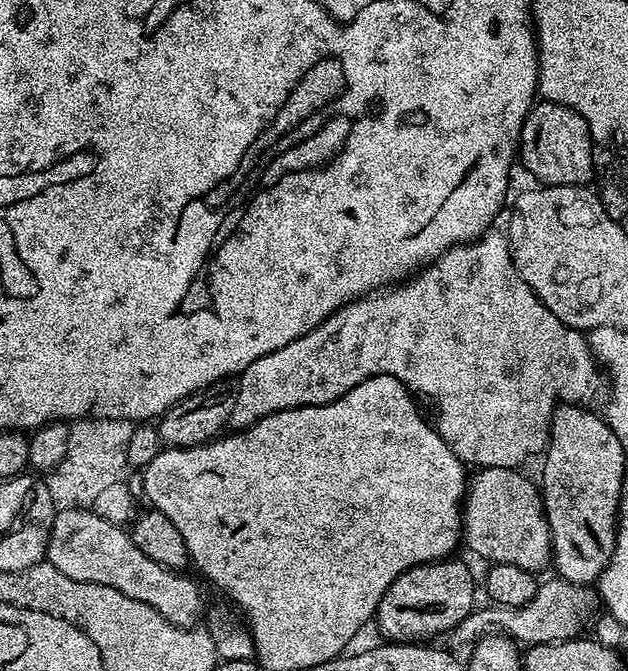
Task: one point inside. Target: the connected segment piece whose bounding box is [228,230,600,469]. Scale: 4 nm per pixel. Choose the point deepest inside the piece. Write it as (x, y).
(466, 330)

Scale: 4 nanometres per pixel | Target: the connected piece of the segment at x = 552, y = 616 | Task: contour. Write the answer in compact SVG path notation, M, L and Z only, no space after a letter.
M551 578L537 587L534 598L530 598L530 602L526 602L520 608L511 608L510 606L502 606L501 604L489 603L488 608L483 606L477 607L462 622L458 622L458 626L454 629L454 637L460 644L471 646L476 641L489 634L499 634L509 637L521 645L531 646L534 644L553 644L559 640L574 640L581 635L580 632L584 628L584 623L588 619L593 619L596 604L598 608L598 596L589 585L571 584L569 580L561 580L559 578Z

